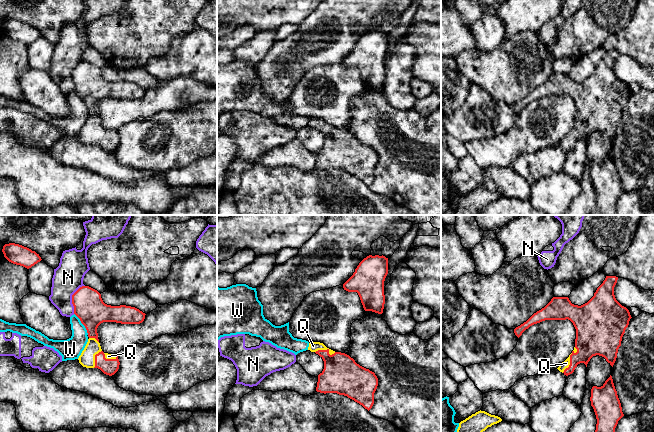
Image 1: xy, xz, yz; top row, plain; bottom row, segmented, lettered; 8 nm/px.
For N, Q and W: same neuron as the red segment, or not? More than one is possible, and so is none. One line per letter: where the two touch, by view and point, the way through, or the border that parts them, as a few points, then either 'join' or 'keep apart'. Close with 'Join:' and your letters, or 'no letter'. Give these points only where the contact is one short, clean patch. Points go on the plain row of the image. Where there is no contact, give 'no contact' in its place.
N: xy (72, 74) | along xy (84, 61), (72, 71), (73, 89) | keep apart
Q: yz (570, 135) | across yz (593, 114), (570, 135), (566, 139) | join
W: xy (82, 99) | along xy (74, 89), (88, 110) | keep apart
Join: Q

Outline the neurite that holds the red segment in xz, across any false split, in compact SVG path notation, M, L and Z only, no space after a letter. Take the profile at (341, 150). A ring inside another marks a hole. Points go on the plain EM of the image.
M311 118L309 119L308 126L318 130L324 137L324 145L318 151L317 168L344 171L359 179L368 187L372 184L374 169L378 162L378 154L374 148L357 140L349 131L335 128L327 124L323 119Z

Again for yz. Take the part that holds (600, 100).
M606 52L603 59L597 64L594 72L585 80L578 82L571 79L568 73L553 73L551 77L541 86L534 89L526 98L514 105L515 111L519 114L522 109L530 102L540 99L545 96L570 96L576 105L575 123L569 133L562 138L557 144L564 151L568 152L572 150L578 140L584 139L587 143L588 138L593 132L599 131L606 135L606 137L613 143L618 125L621 122L622 113L626 104L629 101L629 97L632 94L629 86L622 82L615 74L614 63L617 59L618 53Z

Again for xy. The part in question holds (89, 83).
M82 62L72 71L74 90L80 95L88 109L88 118L79 132L79 139L86 144L98 144L112 152L119 145L118 130L104 129L101 125L97 104L103 98L121 100L140 100L145 89L131 82L111 82L103 78L101 70L89 63Z

